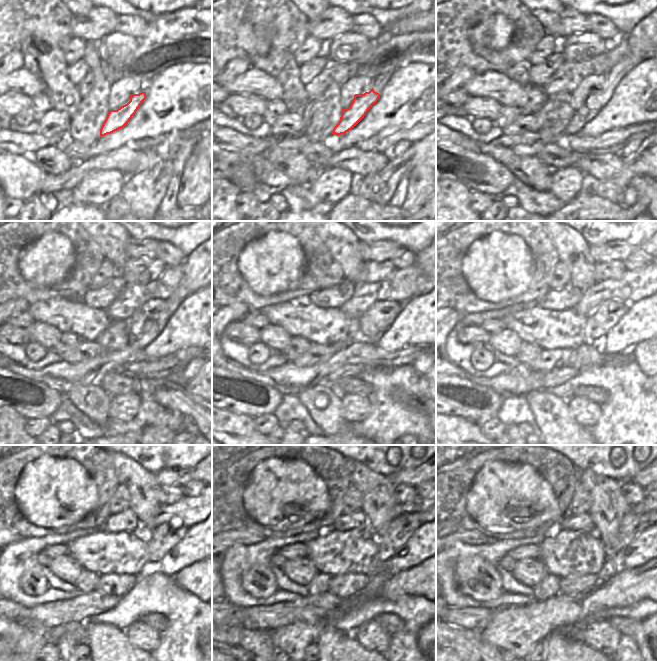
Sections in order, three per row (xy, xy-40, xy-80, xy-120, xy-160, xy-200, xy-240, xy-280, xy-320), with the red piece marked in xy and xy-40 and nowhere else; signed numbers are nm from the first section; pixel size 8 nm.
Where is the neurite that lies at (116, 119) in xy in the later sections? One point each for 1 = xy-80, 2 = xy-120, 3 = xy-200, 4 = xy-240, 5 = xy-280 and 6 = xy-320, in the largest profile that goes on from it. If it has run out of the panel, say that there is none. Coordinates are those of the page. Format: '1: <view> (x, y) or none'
1: xy-80 (581, 116)
2: xy-120 (154, 328)
3: xy-200 (611, 319)
4: xy-240 (165, 543)
5: xy-280 (404, 527)
6: xy-320 (631, 525)

